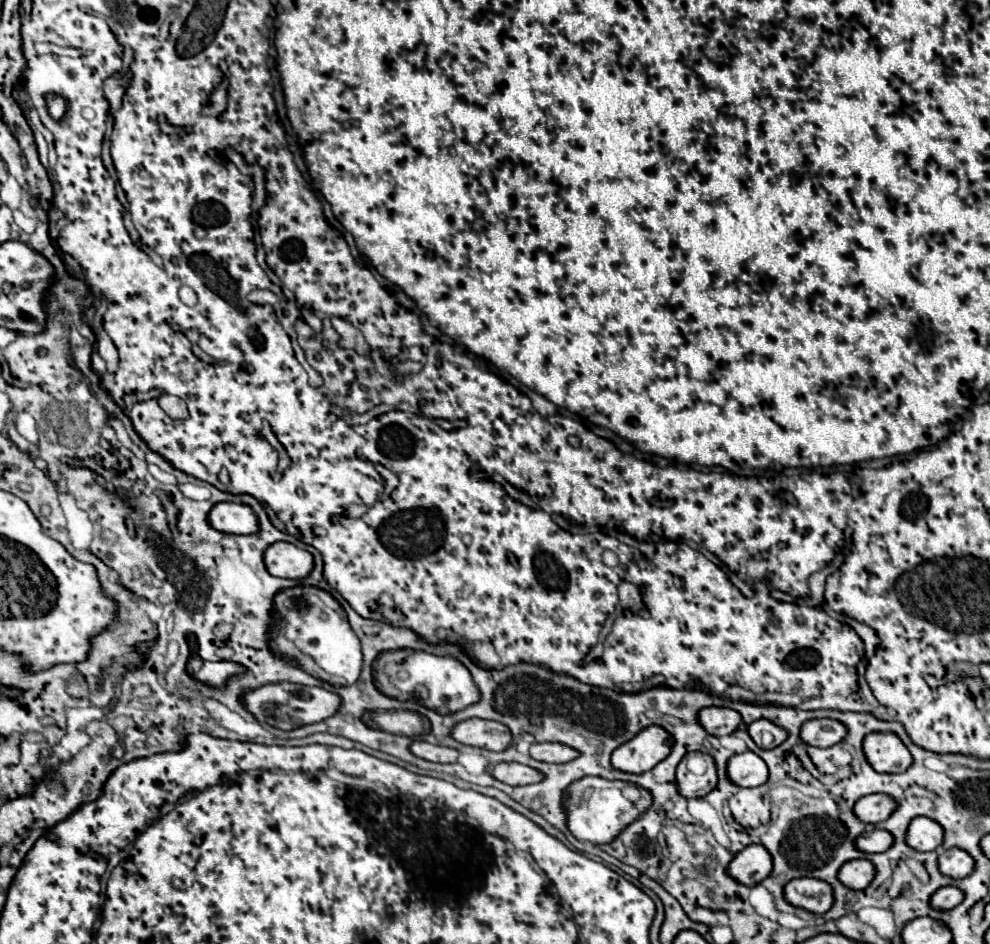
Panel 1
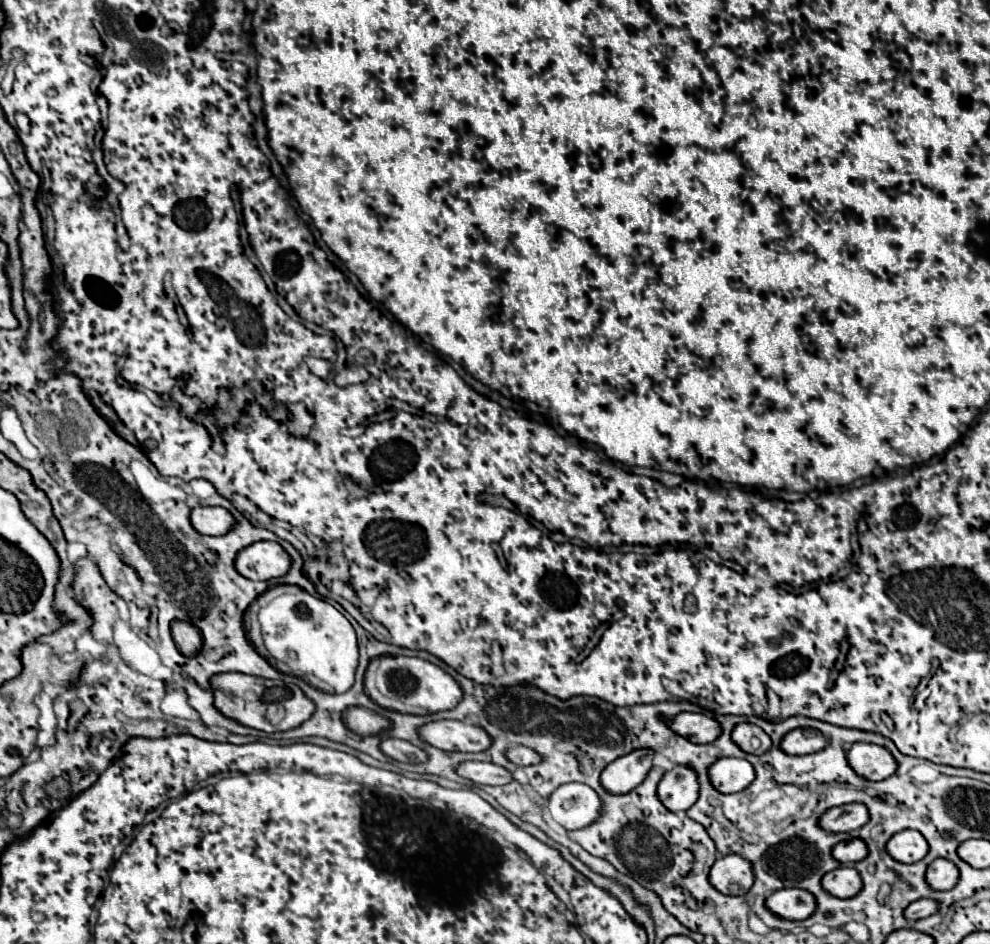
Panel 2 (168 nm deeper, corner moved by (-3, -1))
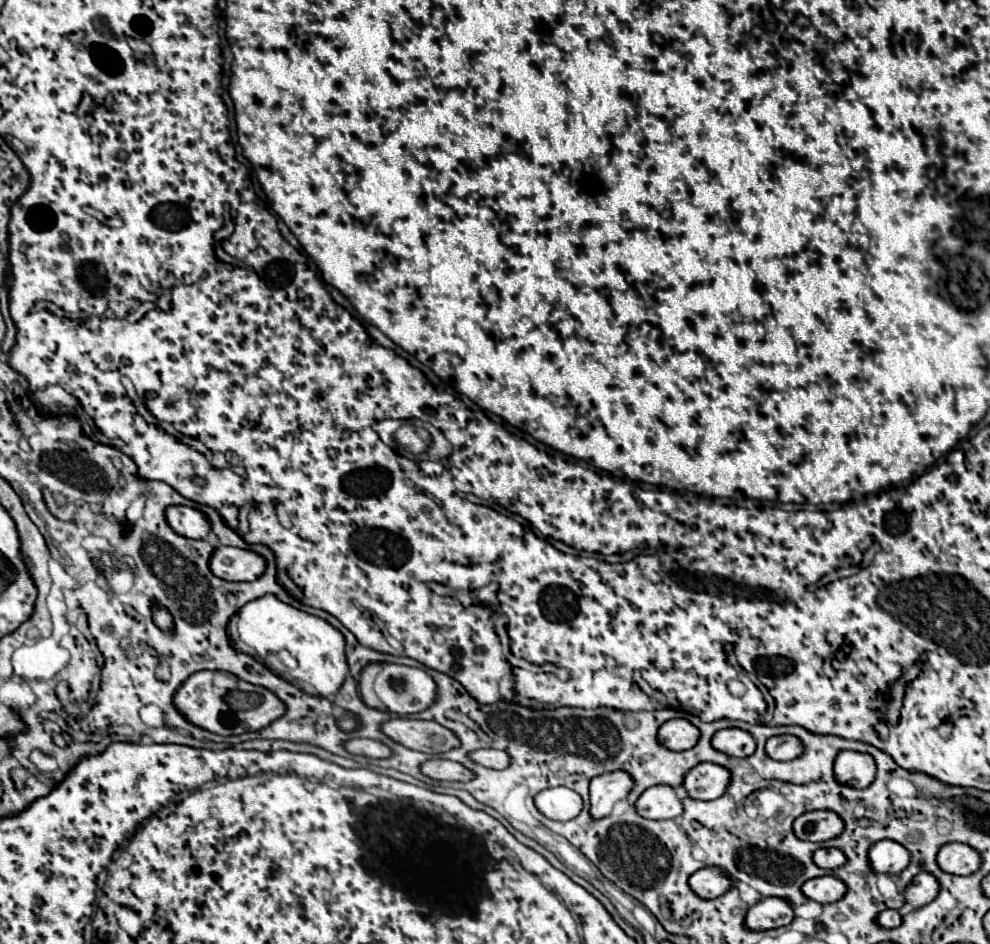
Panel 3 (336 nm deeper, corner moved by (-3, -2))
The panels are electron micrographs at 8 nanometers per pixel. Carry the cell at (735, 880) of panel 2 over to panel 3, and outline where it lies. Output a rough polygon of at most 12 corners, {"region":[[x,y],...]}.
{"region":[[717,867],[689,877],[691,891],[701,899],[723,895],[733,881]]}

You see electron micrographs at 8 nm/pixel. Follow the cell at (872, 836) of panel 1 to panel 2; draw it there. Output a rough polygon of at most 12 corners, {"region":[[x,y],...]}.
{"region":[[861,838],[839,842],[833,858],[841,864],[859,862],[869,854]]}

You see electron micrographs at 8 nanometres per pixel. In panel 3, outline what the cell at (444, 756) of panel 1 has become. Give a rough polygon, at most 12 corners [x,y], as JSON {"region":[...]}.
{"region":[[349,739],[347,753],[363,757],[387,757],[389,747],[373,739]]}

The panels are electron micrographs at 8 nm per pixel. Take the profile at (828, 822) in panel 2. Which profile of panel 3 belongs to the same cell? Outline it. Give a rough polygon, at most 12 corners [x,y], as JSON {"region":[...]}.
{"region":[[809,811],[795,819],[803,841],[827,841],[843,831],[833,811]]}

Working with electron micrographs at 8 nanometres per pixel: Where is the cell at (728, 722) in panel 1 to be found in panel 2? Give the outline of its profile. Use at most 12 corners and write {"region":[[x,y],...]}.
{"region":[[677,714],[671,730],[695,744],[715,742],[721,726],[715,718]]}

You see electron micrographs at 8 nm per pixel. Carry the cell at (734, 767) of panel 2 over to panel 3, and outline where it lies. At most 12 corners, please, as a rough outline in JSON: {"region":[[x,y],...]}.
{"region":[[699,763],[683,775],[691,799],[713,801],[731,777],[725,767]]}

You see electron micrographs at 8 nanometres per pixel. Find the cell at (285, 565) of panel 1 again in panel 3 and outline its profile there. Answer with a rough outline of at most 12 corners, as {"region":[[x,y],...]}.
{"region":[[237,547],[211,553],[211,573],[223,581],[253,581],[265,559]]}

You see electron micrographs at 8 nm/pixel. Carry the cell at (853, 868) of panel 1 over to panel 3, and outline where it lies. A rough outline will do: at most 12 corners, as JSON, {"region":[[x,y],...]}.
{"region":[[837,877],[805,881],[807,899],[825,905],[841,899],[847,887]]}

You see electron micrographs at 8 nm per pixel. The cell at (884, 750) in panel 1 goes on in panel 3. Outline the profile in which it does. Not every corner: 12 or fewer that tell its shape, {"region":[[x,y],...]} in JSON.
{"region":[[841,751],[835,779],[855,789],[875,779],[873,757]]}

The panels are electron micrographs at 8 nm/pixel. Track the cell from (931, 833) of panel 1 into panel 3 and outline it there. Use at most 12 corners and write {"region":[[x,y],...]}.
{"region":[[879,841],[869,851],[875,873],[901,873],[909,851],[895,841]]}

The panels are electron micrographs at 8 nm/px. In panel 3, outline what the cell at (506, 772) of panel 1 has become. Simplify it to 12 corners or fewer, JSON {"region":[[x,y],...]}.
{"region":[[445,759],[421,763],[421,773],[437,781],[467,781],[471,771]]}

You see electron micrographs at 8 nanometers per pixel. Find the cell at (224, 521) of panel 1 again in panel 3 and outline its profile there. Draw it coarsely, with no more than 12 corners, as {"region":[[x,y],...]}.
{"region":[[167,507],[177,535],[205,539],[207,517],[193,507]]}

